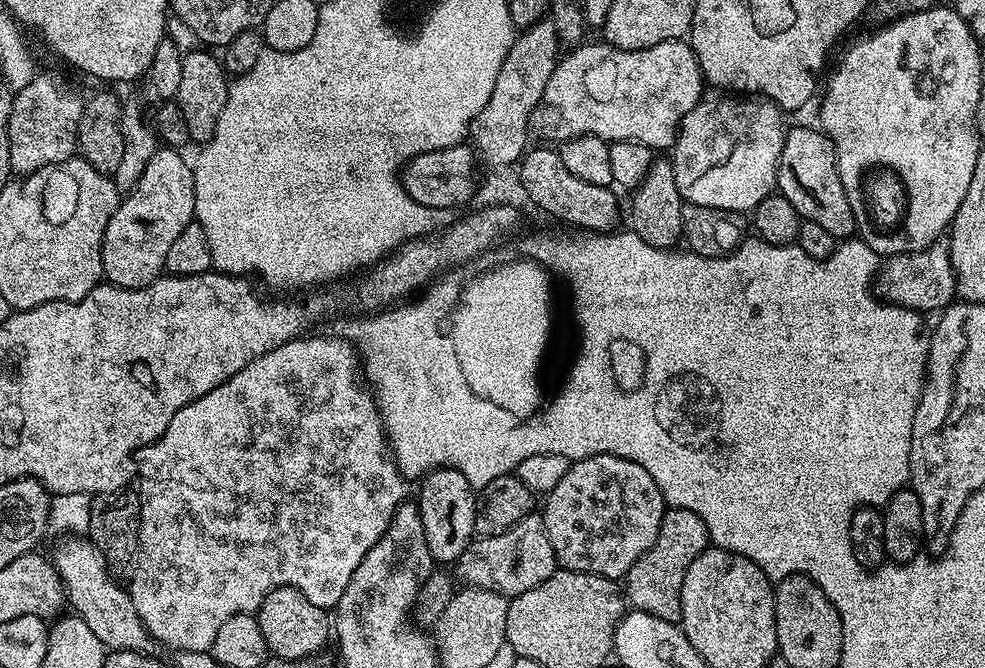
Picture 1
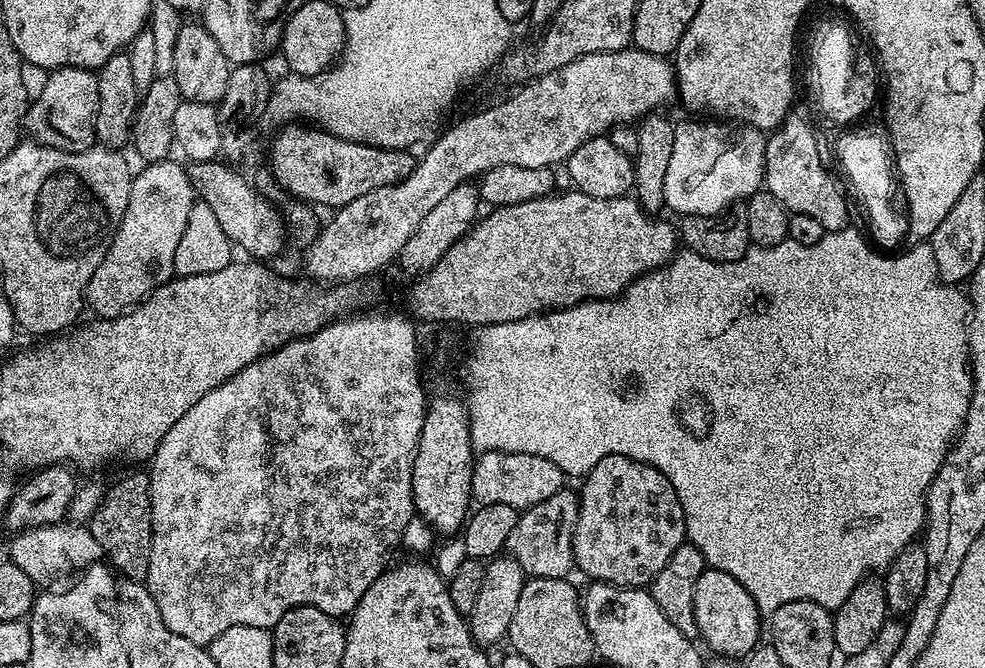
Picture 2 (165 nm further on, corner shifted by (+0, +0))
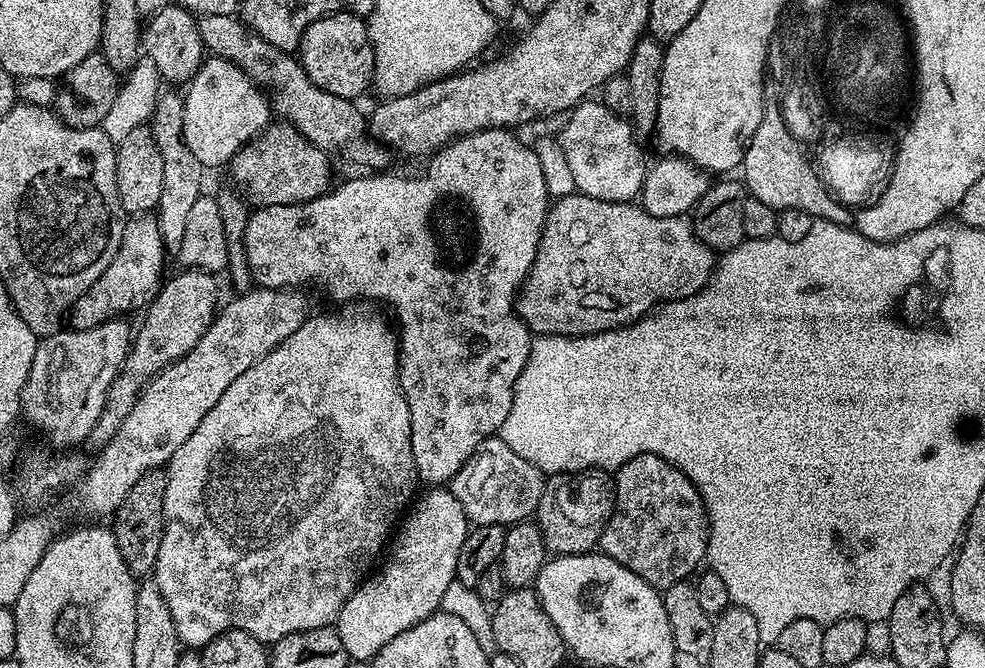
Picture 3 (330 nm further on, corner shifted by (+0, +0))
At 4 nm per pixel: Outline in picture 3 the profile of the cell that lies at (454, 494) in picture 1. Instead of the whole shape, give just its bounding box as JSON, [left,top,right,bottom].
[244,128,550,486]

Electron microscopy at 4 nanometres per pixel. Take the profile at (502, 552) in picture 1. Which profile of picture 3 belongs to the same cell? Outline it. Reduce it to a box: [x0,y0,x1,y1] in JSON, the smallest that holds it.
[534,468,616,556]

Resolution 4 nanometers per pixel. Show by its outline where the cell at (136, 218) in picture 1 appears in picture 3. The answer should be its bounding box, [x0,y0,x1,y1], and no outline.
[70,215,166,332]

